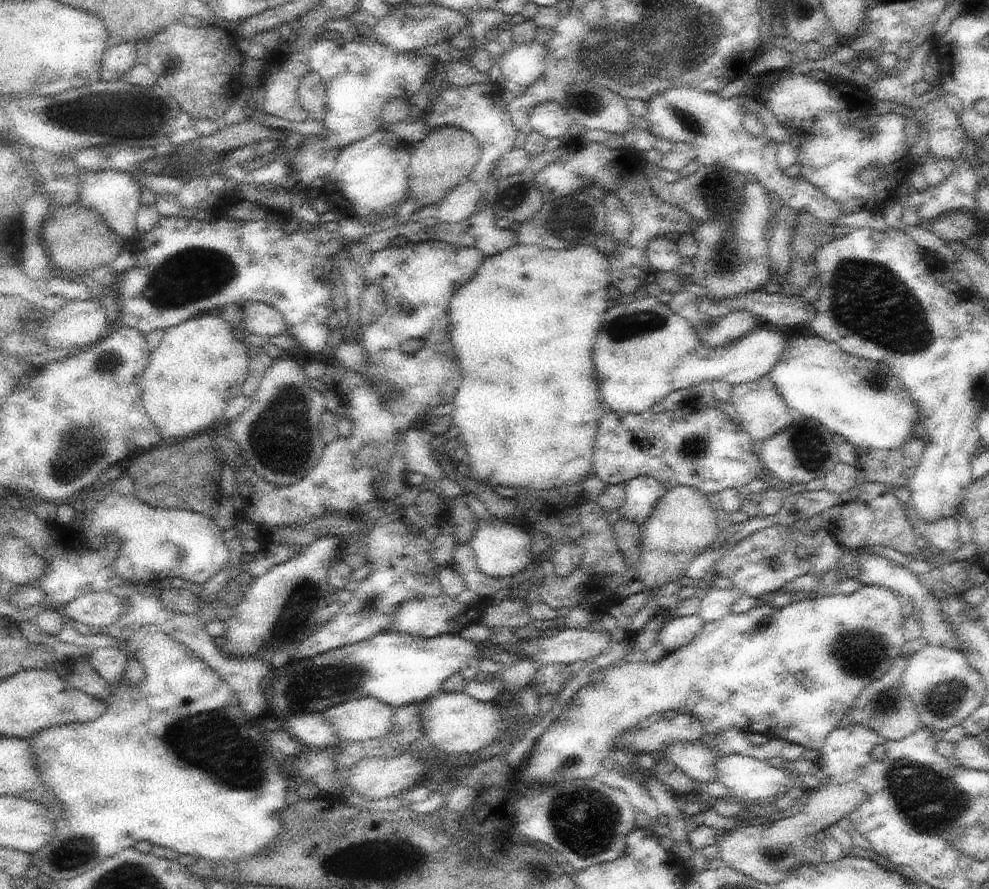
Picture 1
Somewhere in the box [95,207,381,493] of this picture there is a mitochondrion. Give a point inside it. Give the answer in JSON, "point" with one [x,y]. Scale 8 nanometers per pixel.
{"point":[195,273]}

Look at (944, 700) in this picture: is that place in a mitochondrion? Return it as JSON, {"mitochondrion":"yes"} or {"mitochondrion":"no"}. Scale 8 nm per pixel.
{"mitochondrion":"yes"}

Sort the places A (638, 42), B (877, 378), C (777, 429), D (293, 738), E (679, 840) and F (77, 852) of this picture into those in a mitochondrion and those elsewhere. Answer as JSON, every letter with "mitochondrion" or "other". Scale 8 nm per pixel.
{"A":"mitochondrion","B":"mitochondrion","C":"other","D":"other","E":"other","F":"mitochondrion"}

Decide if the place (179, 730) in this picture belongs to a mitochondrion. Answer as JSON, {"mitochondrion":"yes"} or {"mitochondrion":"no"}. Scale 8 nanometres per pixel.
{"mitochondrion":"yes"}

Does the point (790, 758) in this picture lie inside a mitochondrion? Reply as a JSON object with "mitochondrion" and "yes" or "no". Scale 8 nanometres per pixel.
{"mitochondrion":"no"}

